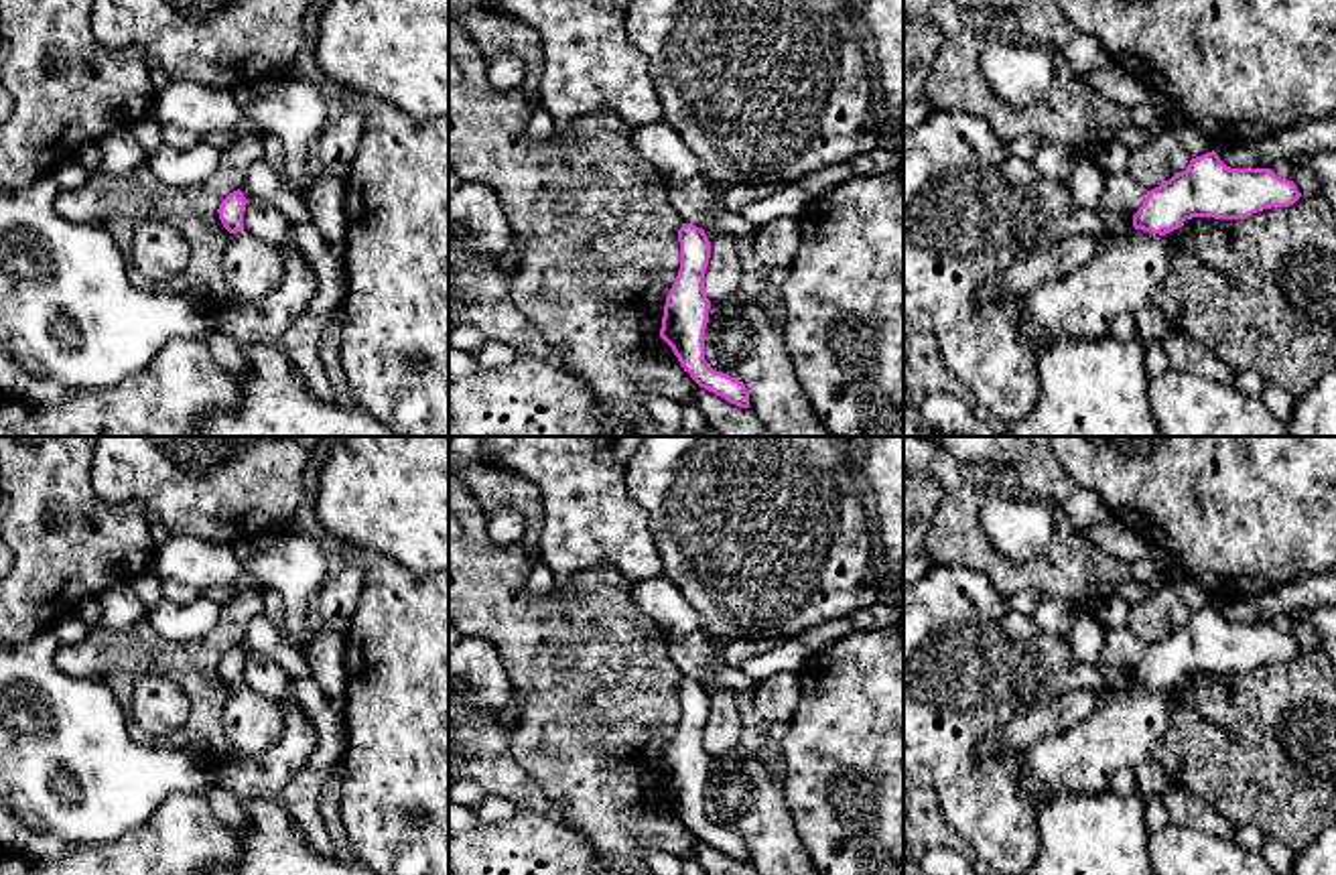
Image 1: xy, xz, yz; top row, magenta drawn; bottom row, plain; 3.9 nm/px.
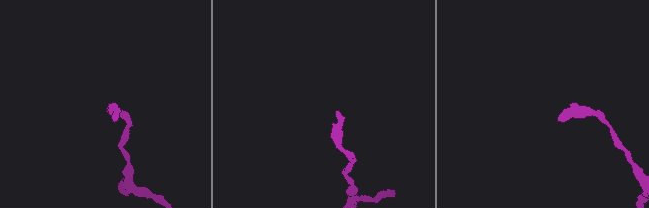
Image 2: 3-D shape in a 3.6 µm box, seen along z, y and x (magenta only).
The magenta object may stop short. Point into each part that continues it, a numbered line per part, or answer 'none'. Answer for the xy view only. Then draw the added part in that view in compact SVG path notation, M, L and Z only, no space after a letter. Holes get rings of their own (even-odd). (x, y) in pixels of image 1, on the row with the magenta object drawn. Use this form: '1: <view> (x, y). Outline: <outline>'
none

